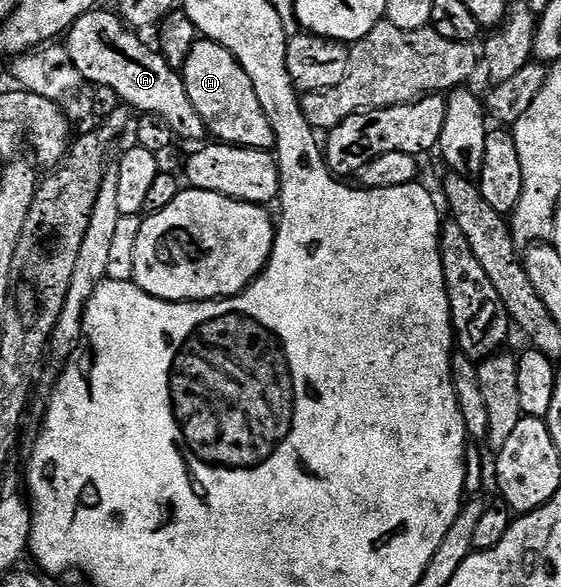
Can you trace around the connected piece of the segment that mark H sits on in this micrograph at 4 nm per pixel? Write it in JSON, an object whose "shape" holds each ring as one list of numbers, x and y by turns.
{"shape":[[198,39,180,72,188,99,192,99,192,107,196,107,211,138,227,145,240,145,243,149,270,151,275,148,272,123,264,107,260,107,260,99,256,97,252,79,248,79,248,71,240,67,232,51,220,47,220,43,215,41]]}

